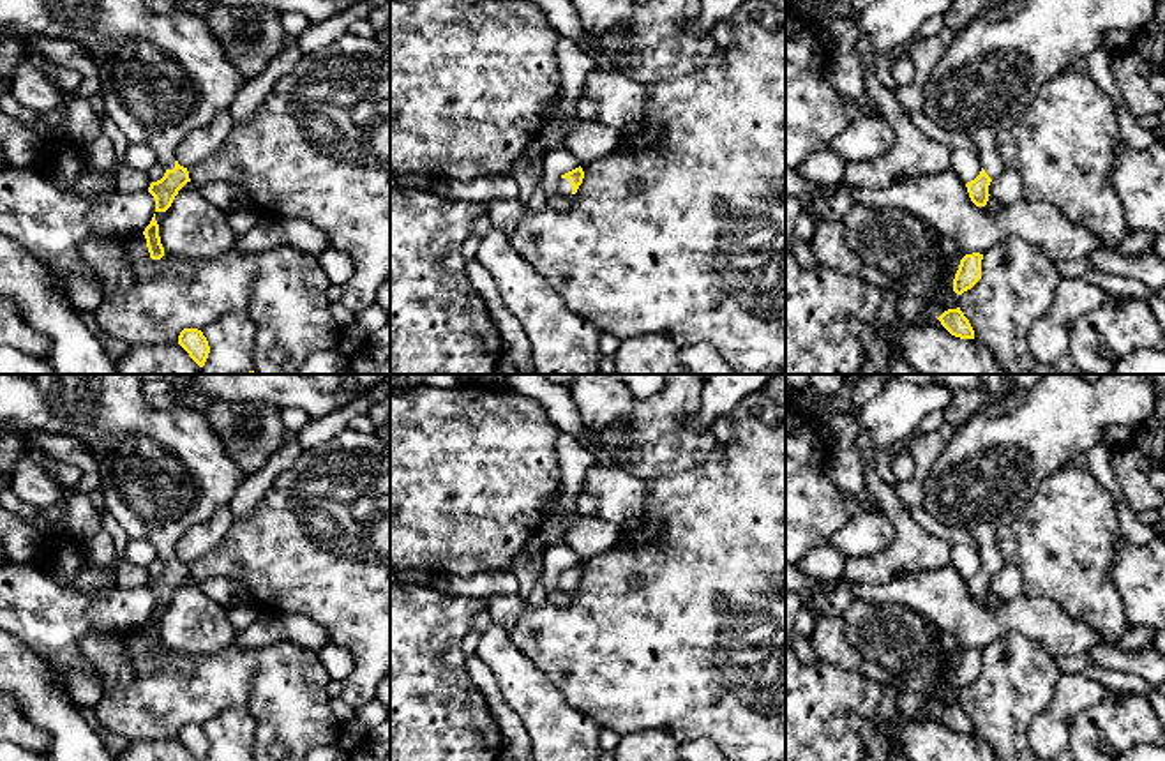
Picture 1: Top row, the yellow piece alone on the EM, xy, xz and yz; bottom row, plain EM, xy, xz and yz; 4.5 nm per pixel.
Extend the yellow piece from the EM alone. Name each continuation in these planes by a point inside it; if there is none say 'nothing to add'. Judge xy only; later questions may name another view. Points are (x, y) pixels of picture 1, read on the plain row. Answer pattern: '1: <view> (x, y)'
1: xy (163, 470)

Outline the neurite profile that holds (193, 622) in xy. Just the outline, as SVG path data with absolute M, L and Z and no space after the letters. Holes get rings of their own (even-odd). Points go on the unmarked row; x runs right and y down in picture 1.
M196 584L180 586L159 620L164 646L191 655L231 648L237 630L228 607L212 600Z

